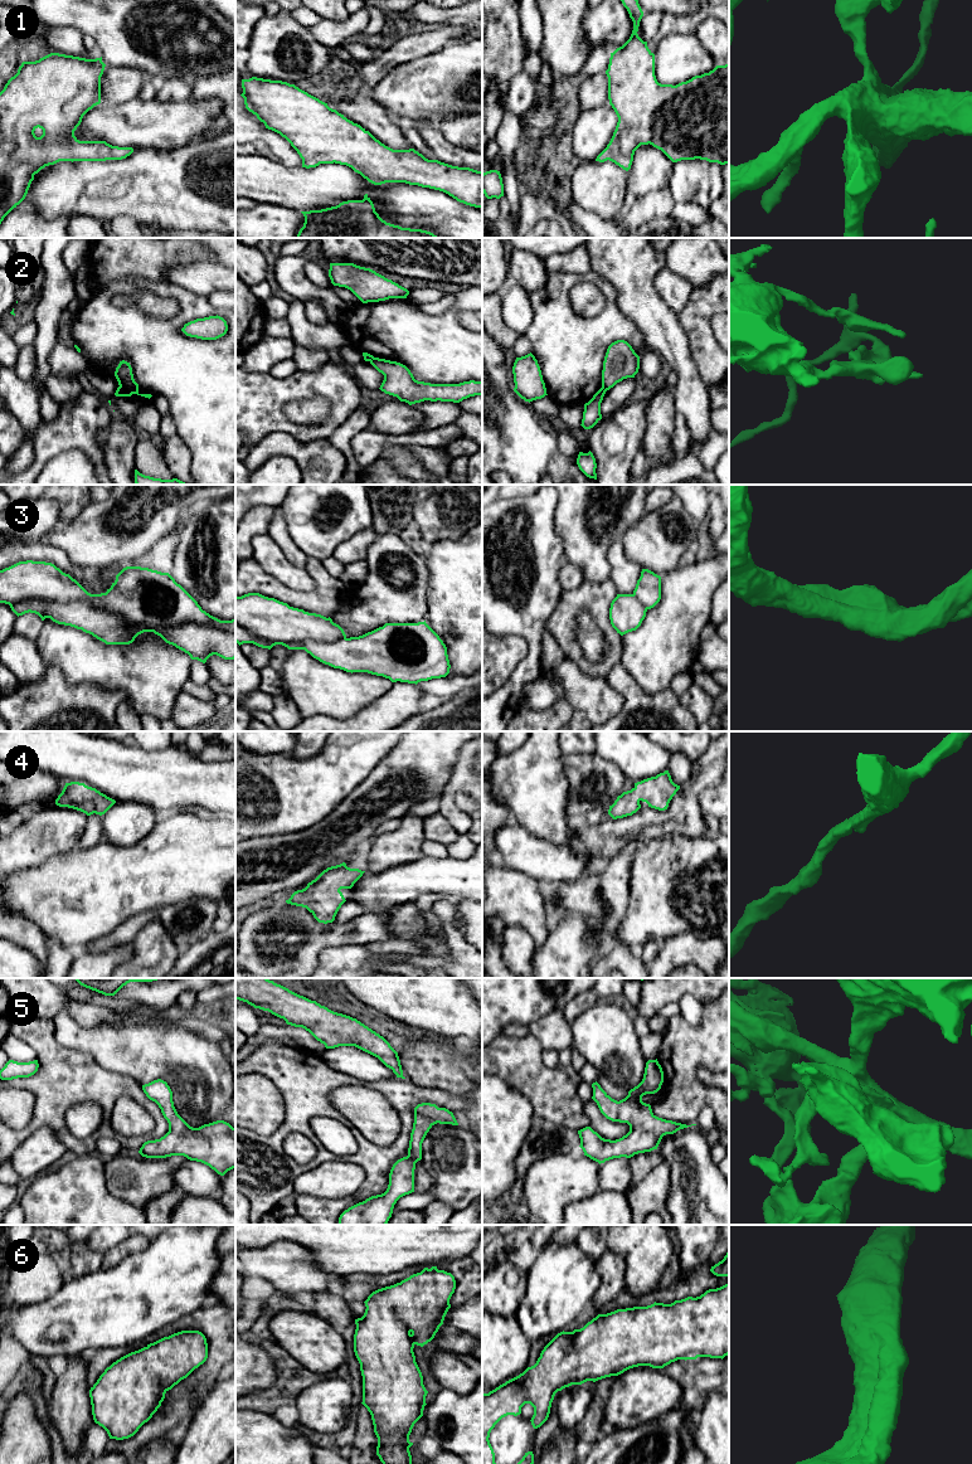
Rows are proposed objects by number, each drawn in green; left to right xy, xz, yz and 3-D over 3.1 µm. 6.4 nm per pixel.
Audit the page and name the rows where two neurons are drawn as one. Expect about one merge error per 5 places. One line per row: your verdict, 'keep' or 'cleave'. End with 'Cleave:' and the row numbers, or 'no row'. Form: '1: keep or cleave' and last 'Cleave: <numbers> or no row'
1: keep
2: cleave
3: keep
4: keep
5: keep
6: keep
Cleave: 2

